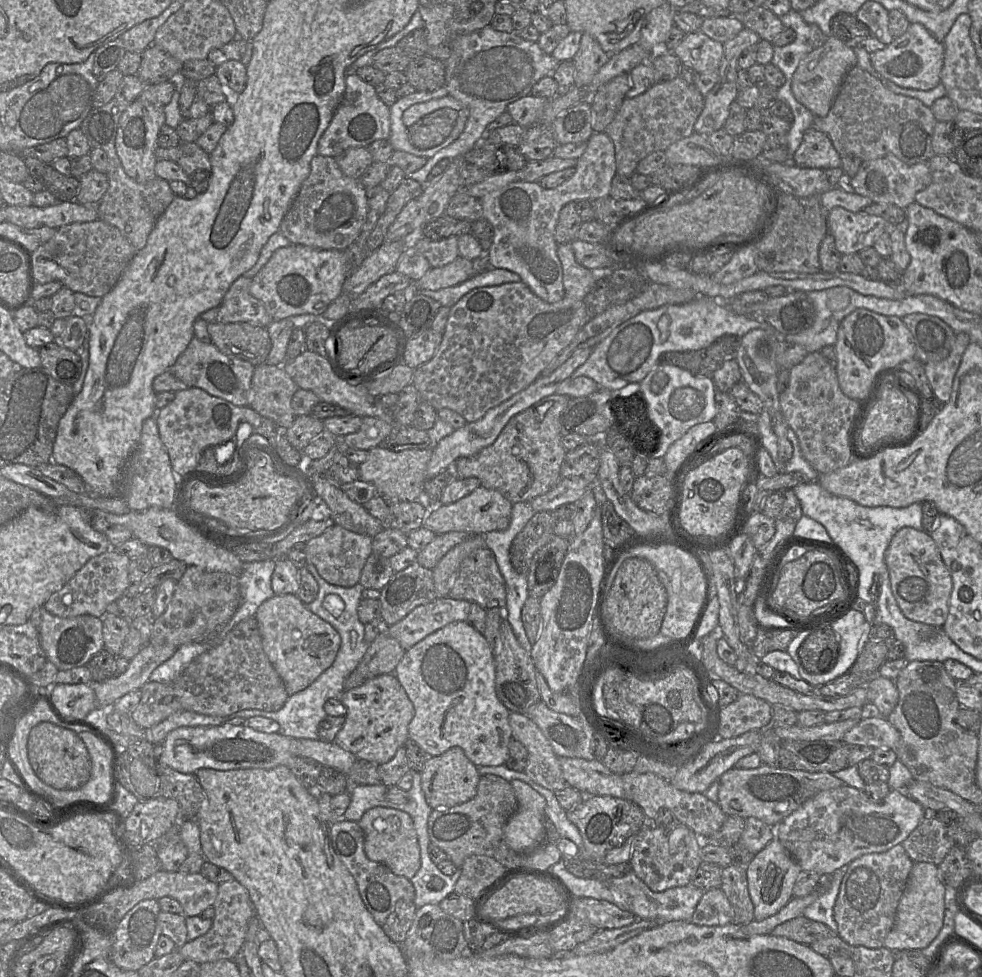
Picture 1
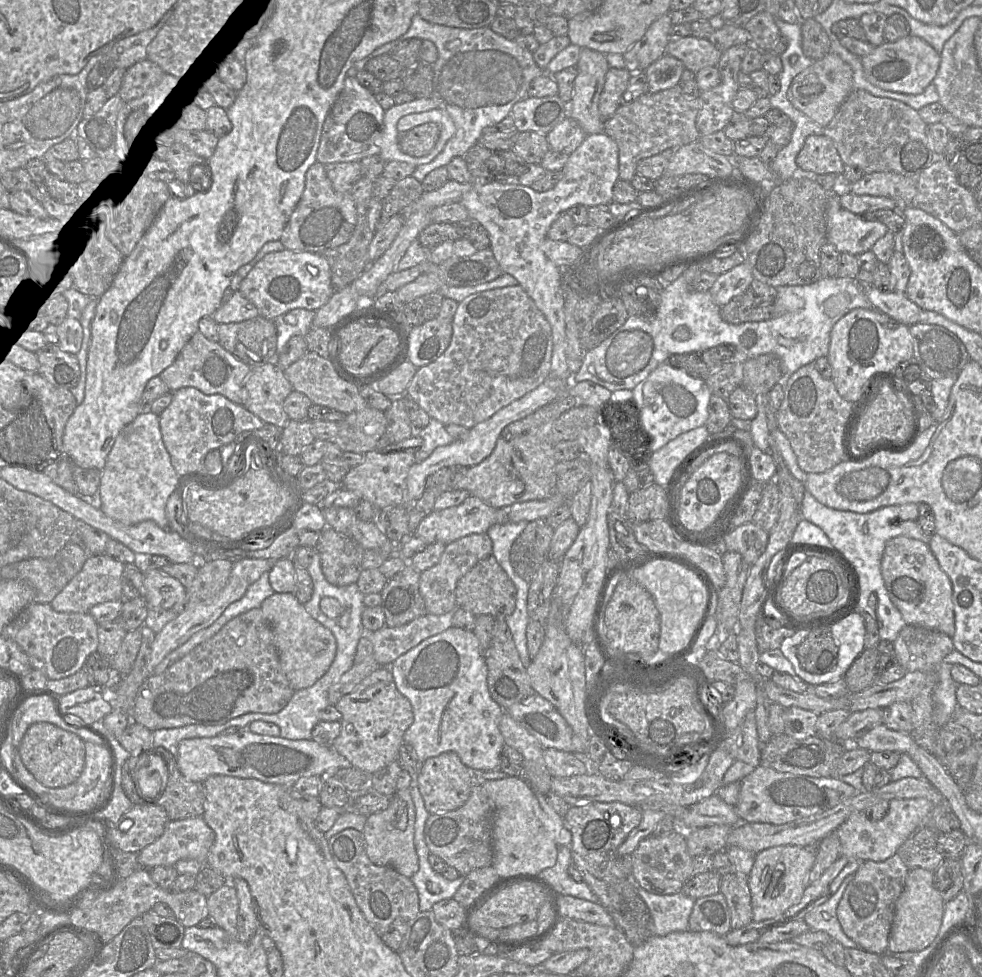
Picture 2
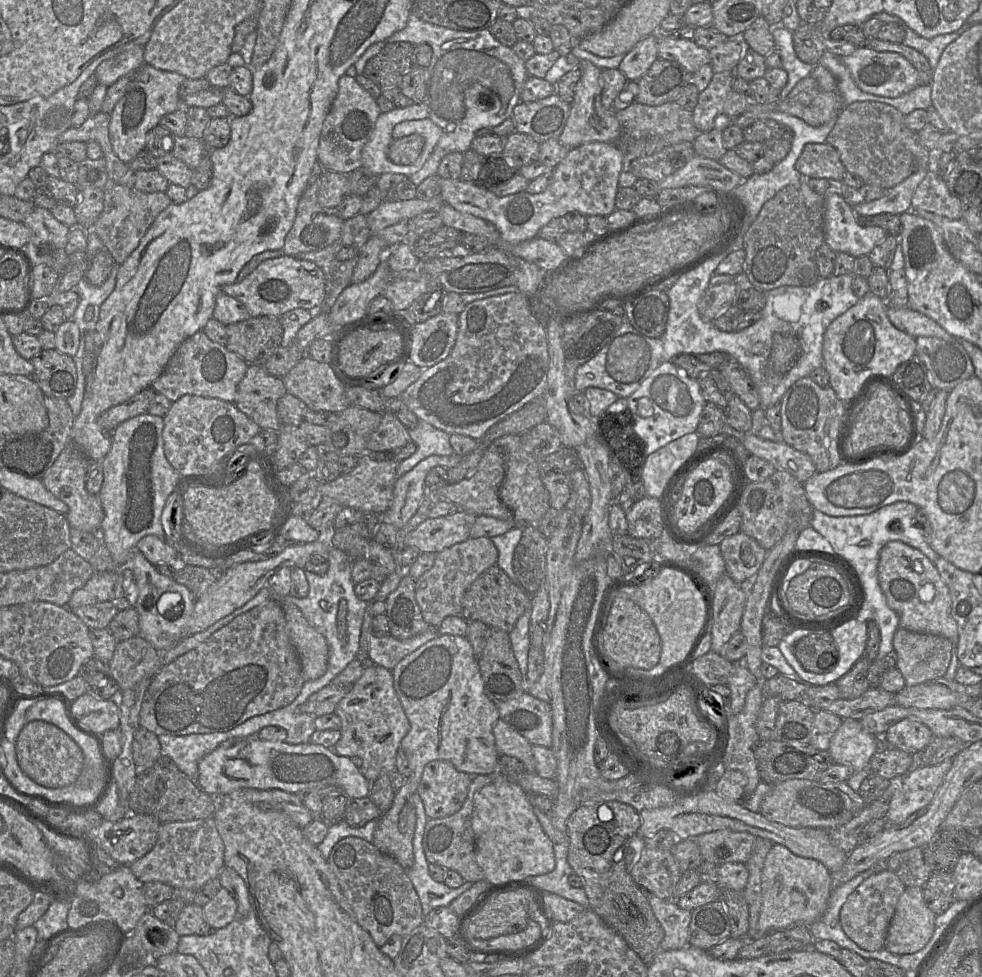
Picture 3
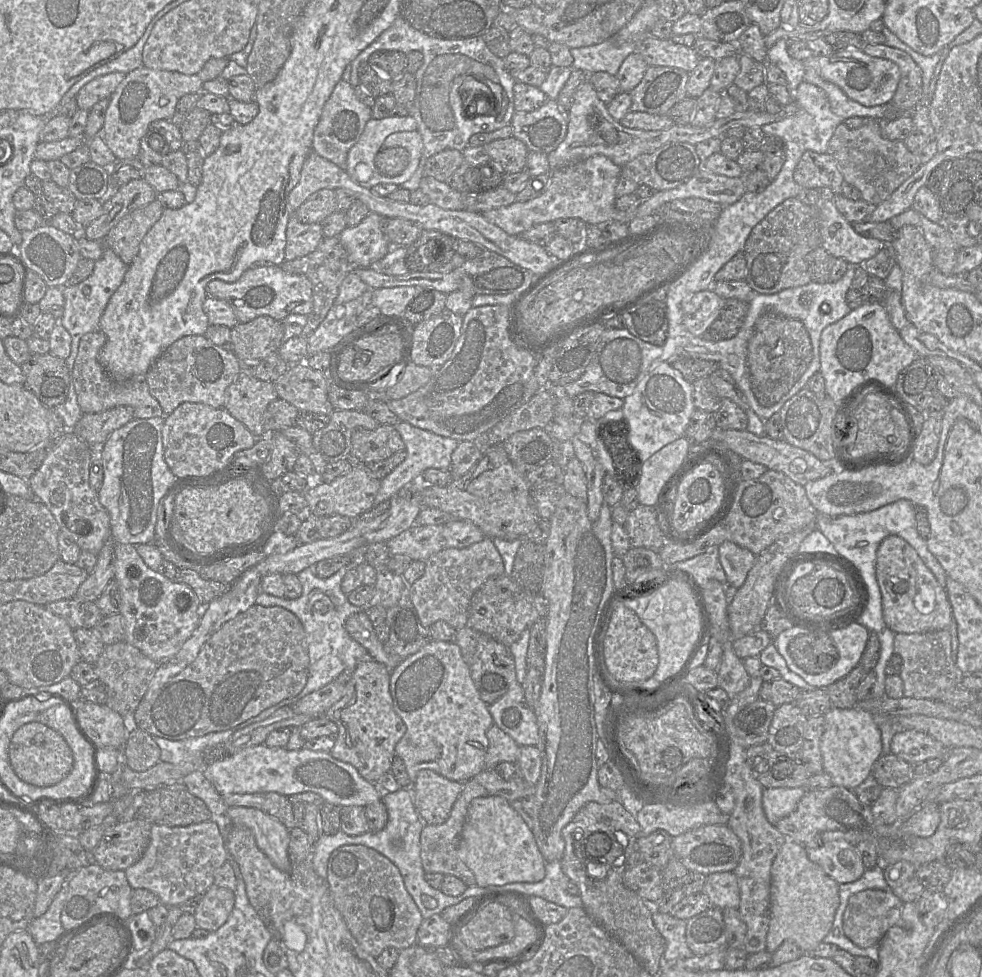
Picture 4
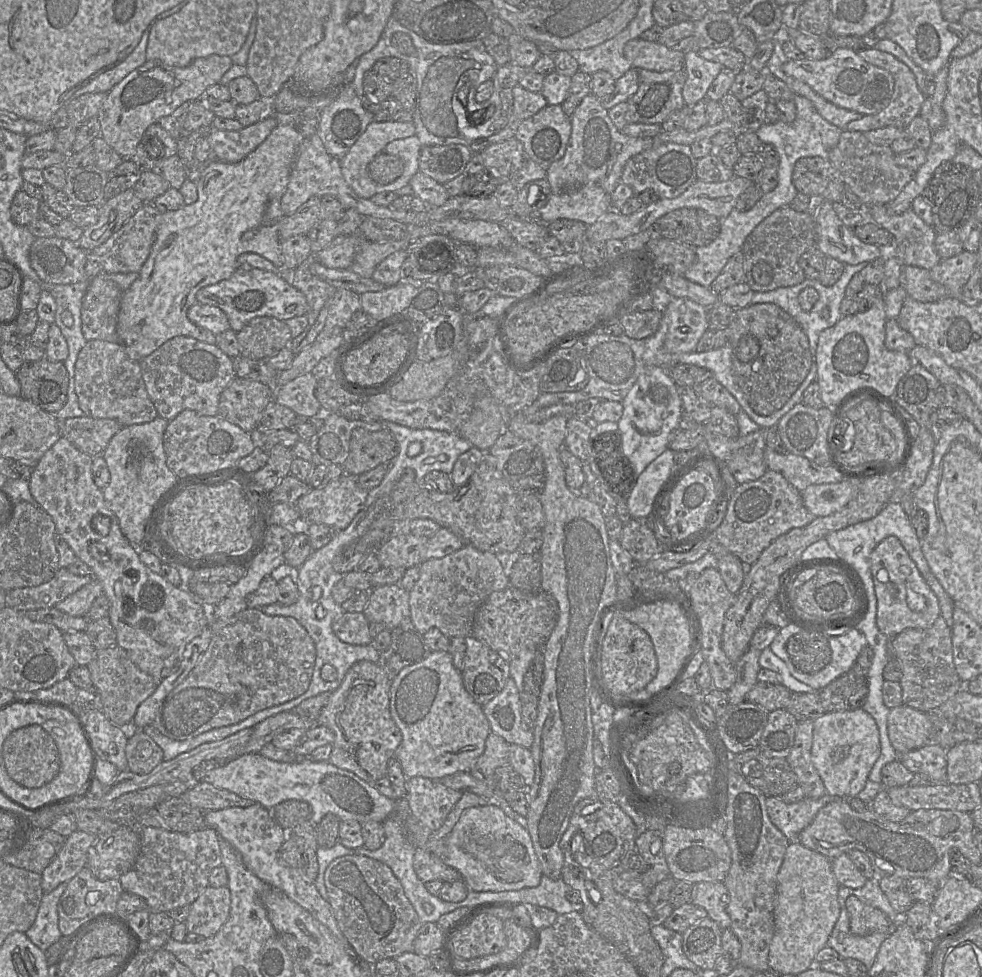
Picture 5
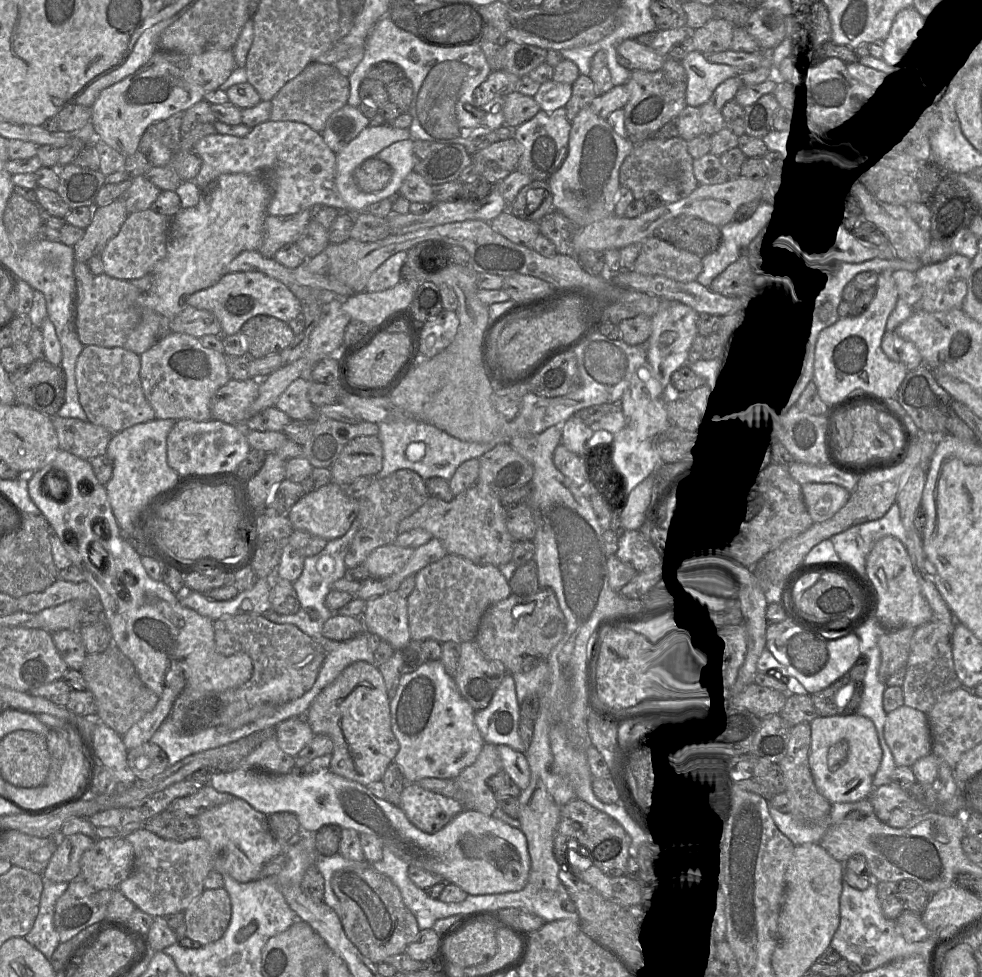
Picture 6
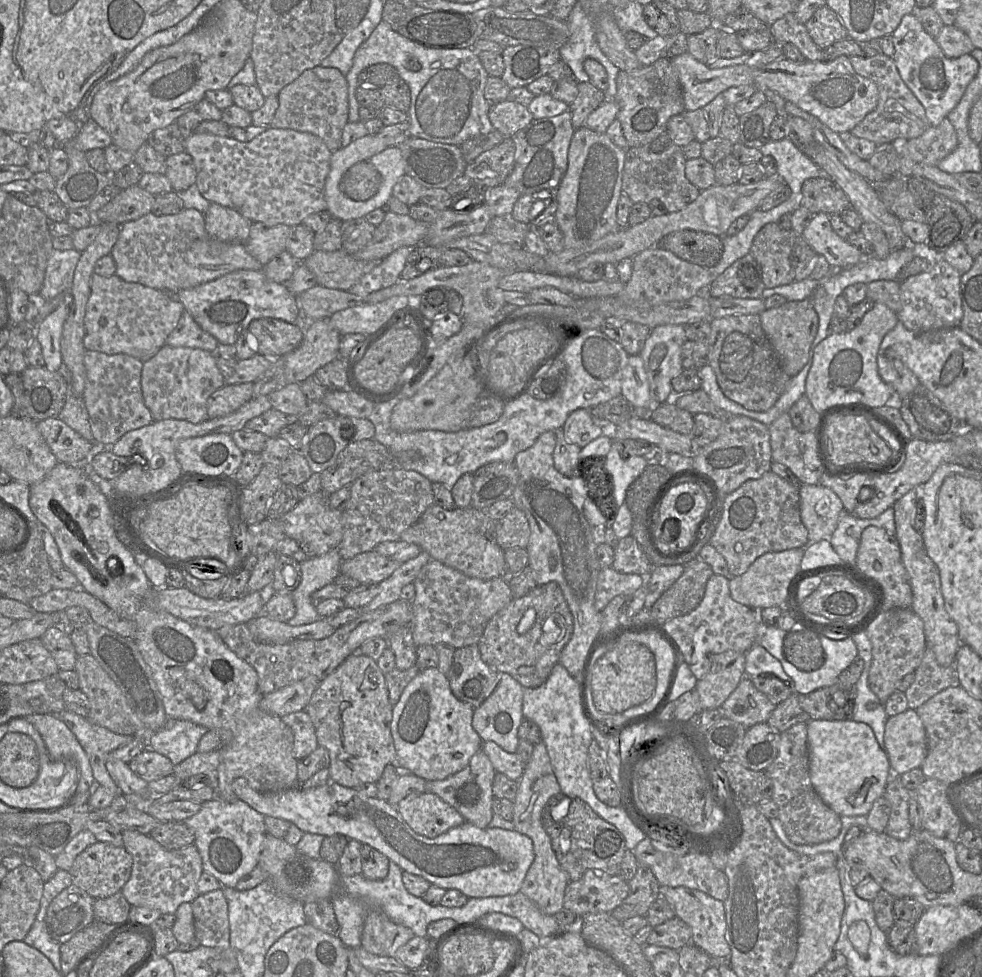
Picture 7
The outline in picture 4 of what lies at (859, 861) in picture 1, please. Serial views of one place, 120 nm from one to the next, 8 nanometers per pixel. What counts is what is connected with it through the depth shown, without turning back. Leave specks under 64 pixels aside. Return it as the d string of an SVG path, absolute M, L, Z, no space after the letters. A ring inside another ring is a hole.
M867 889L851 895L843 914L845 936L860 948L878 945L901 916L902 901L891 890Z

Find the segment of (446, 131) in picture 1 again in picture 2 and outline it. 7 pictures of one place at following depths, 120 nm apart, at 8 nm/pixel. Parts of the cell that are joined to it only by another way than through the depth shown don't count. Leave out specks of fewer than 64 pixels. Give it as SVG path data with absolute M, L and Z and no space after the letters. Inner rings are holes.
M429 122L399 133L399 147L409 156L422 157L430 153L440 136L439 126Z

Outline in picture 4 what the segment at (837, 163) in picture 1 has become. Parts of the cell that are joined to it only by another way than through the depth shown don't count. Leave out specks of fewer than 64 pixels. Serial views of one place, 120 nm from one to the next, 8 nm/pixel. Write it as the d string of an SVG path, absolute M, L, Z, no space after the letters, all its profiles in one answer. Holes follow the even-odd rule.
M807 150L795 167L794 180L802 188L830 188L834 195L842 194L844 177L834 157L828 153Z

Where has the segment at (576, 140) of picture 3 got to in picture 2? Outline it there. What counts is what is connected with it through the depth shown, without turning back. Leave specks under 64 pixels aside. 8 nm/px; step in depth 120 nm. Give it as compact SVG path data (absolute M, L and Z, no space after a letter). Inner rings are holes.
M581 47L576 64L577 76L574 80L569 116L583 129L586 135L604 131L598 103L605 77L610 68L605 54Z

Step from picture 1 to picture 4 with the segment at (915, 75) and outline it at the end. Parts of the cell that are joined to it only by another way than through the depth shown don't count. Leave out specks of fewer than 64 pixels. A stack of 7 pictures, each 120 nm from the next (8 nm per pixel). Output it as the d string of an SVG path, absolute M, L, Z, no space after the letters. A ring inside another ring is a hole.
M857 48L836 50L830 56L811 56L803 63L805 69L813 68L820 77L837 85L851 100L867 107L889 103L900 79L899 68L894 62L869 56Z

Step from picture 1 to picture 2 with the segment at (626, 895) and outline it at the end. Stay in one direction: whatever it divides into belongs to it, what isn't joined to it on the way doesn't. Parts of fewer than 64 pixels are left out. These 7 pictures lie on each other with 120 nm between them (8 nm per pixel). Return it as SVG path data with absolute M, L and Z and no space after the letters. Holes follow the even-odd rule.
M633 876L627 880L637 889L649 908L652 919L652 935L664 936L671 932L689 930L689 918L695 899L683 892L658 895L645 890Z

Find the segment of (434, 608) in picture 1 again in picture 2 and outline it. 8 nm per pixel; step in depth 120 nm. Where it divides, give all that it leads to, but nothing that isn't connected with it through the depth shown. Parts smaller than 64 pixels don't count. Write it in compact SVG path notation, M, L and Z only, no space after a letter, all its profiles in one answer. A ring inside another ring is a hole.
M453 612L442 615L425 614L398 627L383 628L369 633L373 656L381 667L390 667L401 655L423 640L452 627Z

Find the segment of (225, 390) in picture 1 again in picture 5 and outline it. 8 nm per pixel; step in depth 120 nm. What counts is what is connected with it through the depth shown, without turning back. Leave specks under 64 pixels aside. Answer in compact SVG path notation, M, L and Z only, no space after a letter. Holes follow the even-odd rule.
M176 336L166 341L140 360L140 368L158 415L169 421L186 409L205 416L218 415L220 394L236 377L233 359L216 344L188 336Z

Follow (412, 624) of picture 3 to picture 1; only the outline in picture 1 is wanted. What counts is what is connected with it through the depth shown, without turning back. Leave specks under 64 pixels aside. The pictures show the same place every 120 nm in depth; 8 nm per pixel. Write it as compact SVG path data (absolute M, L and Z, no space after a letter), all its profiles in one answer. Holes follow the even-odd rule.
M416 561L407 568L395 572L380 590L381 624L389 627L417 606L436 598L433 573Z

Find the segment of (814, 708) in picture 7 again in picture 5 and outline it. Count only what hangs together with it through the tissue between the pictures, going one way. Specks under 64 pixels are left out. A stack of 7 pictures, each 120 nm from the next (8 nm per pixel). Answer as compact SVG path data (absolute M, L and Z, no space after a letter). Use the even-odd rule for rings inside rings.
M846 672L816 692L825 712L863 708L869 693L868 675Z

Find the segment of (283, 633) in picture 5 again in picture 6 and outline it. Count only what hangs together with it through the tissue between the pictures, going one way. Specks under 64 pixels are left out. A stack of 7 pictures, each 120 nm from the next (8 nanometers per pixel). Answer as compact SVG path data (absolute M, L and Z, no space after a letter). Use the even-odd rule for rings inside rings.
M264 615L222 616L213 622L213 629L216 651L224 656L231 656L239 652L248 654L252 659L253 674L243 685L223 692L188 689L187 683L181 694L175 699L170 712L172 723L183 735L192 735L207 728L227 725L237 715L259 704L280 705L299 698L315 683L326 656L323 646L295 625L277 624L269 621Z

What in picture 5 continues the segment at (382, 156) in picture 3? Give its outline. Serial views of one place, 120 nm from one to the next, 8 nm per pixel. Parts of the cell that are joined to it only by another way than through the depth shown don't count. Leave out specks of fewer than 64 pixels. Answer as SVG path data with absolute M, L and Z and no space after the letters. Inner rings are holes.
M413 121L370 122L345 156L339 160L344 179L356 195L371 199L377 192L383 191L386 185L377 184L369 177L369 163L383 152L391 141L414 135Z

